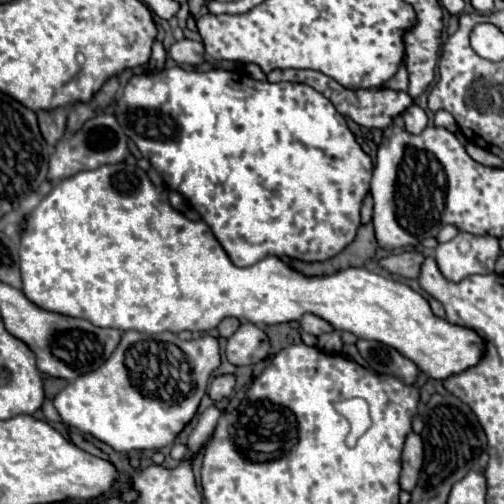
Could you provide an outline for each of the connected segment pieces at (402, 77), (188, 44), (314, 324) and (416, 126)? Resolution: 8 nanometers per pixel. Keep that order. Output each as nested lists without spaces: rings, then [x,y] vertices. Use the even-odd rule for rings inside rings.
[[[400,66],[400,70],[396,72],[396,76],[392,76],[384,88],[390,88],[390,90],[408,90],[408,72],[404,66]]]
[[[178,40],[170,46],[168,56],[176,62],[176,64],[188,64],[188,66],[196,66],[200,62],[204,62],[204,44],[202,42],[194,42],[194,40]]]
[[[304,314],[300,318],[300,330],[312,334],[312,336],[320,336],[324,332],[332,332],[332,326],[326,322],[326,320],[320,320],[318,316],[312,316],[312,314]]]
[[[416,104],[408,106],[408,108],[404,110],[402,118],[404,118],[406,130],[408,130],[408,132],[412,132],[412,134],[420,134],[420,132],[426,128],[426,122],[428,122],[426,112],[424,112],[420,106],[416,106]]]

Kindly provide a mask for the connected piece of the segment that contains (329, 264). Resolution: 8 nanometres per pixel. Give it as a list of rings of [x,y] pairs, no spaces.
[[[368,222],[368,224],[362,224],[358,228],[356,238],[330,260],[324,260],[324,262],[302,262],[292,258],[284,258],[284,260],[292,264],[292,268],[300,268],[300,272],[336,272],[336,268],[344,268],[344,264],[364,266],[366,260],[374,258],[376,248],[378,244],[376,244],[374,228],[372,228],[372,222]]]

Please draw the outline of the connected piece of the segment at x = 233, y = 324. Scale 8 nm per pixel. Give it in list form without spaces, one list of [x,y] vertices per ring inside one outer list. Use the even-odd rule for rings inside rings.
[[[224,318],[218,324],[218,334],[224,336],[224,338],[228,338],[228,336],[232,336],[232,332],[236,332],[236,328],[238,328],[238,320],[236,318]]]

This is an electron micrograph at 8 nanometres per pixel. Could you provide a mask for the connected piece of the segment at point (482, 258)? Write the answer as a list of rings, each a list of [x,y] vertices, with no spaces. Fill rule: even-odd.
[[[458,232],[450,242],[438,244],[434,258],[440,272],[450,282],[460,282],[472,274],[492,274],[500,246],[494,236],[474,236]]]

